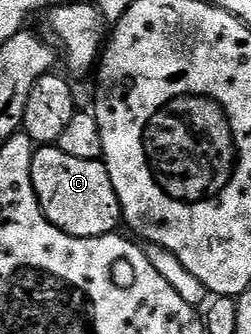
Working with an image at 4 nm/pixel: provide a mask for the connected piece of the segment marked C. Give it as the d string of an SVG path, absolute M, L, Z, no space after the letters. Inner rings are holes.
M43 144L31 158L31 179L43 215L69 236L96 238L120 229L121 211L117 192L102 161L76 160L61 152L58 145Z

